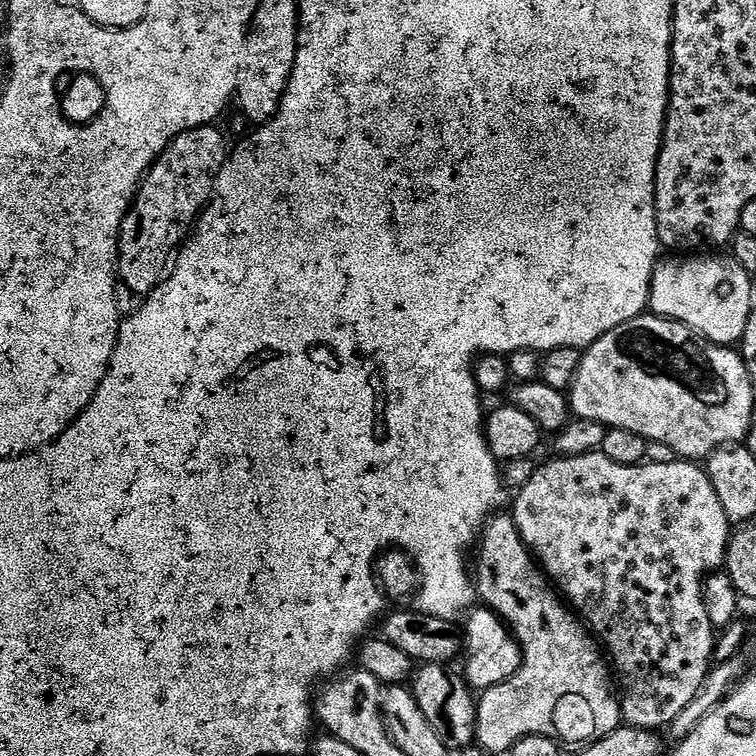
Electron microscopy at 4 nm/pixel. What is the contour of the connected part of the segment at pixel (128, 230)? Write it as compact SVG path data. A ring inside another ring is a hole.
M201 126L182 134L158 157L122 222L118 280L123 287L125 284L134 295L147 298L169 275L176 253L212 199L216 176L229 155L223 134L216 128Z

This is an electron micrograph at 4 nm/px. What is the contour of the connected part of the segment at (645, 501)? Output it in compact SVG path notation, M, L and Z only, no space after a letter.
M601 451L587 452L581 456L563 456L552 460L550 464L542 465L521 486L520 493L516 496L516 505L510 509L510 515L516 521L522 542L544 569L545 576L606 653L611 671L614 673L615 683L618 685L620 715L623 723L627 727L636 729L667 729L682 710L694 701L713 667L712 651L716 645L717 633L714 631L709 615L706 614L706 606L703 605L703 588L704 581L712 573L719 573L725 567L730 537L726 510L722 510L722 502L718 502L718 494L714 494L714 486L710 482L707 471L699 463L690 460L678 458L674 462L665 464L644 462L637 467L630 467L611 461Z

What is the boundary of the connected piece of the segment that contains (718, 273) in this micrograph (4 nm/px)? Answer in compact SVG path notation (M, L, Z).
M688 254L683 258L668 258L665 262L657 263L656 268L652 272L652 294L650 297L650 308L655 315L666 320L677 320L682 322L687 328L692 328L698 335L704 336L711 344L718 344L721 346L736 346L739 345L742 334L746 330L746 318L750 318L750 314L754 310L754 304L752 304L752 280L753 277L747 272L747 270L731 258L725 258L720 254Z

